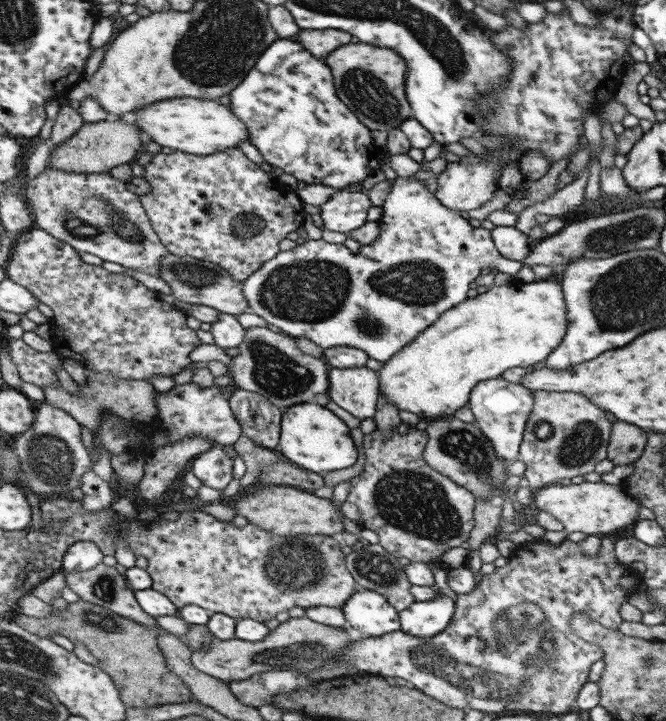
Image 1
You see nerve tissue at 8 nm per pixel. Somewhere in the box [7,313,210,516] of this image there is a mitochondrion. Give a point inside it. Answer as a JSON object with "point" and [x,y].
{"point":[51,453]}

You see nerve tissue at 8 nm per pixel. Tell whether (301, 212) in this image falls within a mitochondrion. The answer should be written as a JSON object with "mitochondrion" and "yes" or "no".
{"mitochondrion":"no"}

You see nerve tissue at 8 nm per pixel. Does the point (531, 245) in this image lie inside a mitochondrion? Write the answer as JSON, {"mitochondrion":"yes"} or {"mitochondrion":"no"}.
{"mitochondrion":"no"}

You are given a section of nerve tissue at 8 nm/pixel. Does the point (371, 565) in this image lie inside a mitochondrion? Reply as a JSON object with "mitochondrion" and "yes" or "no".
{"mitochondrion":"yes"}

